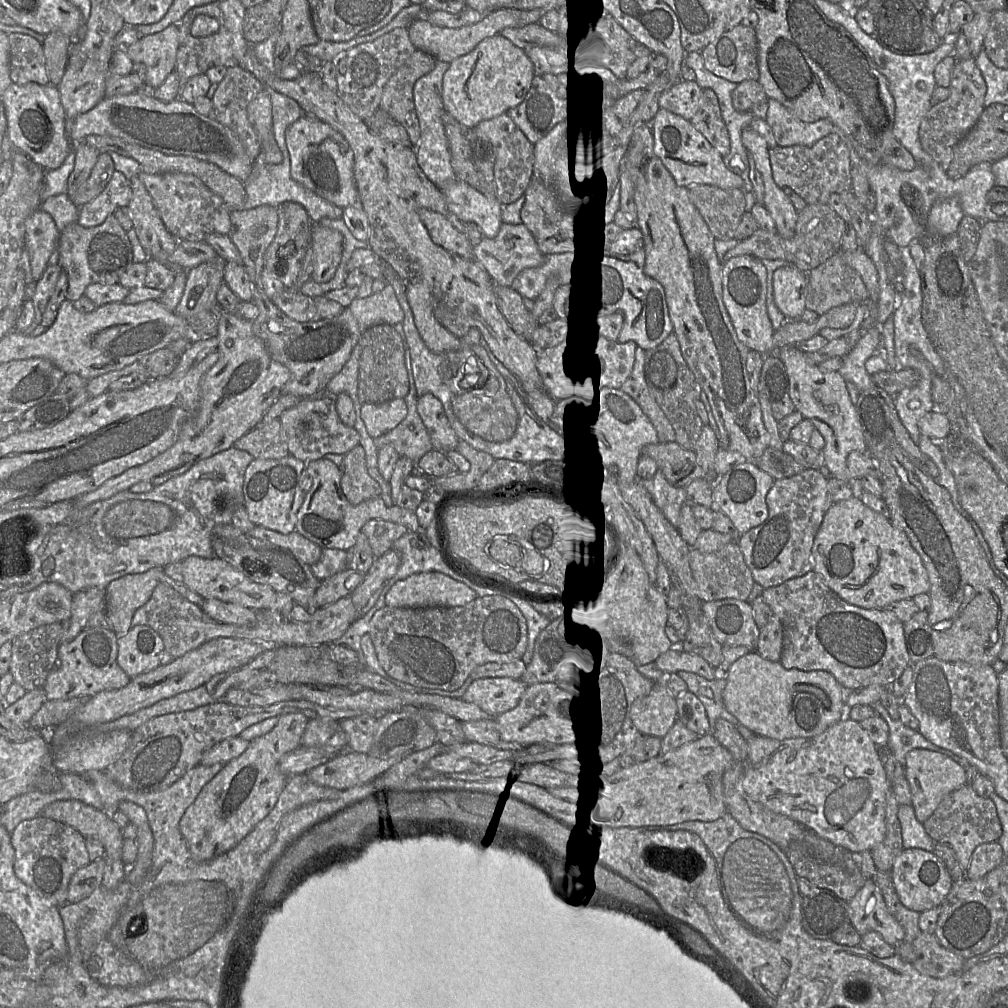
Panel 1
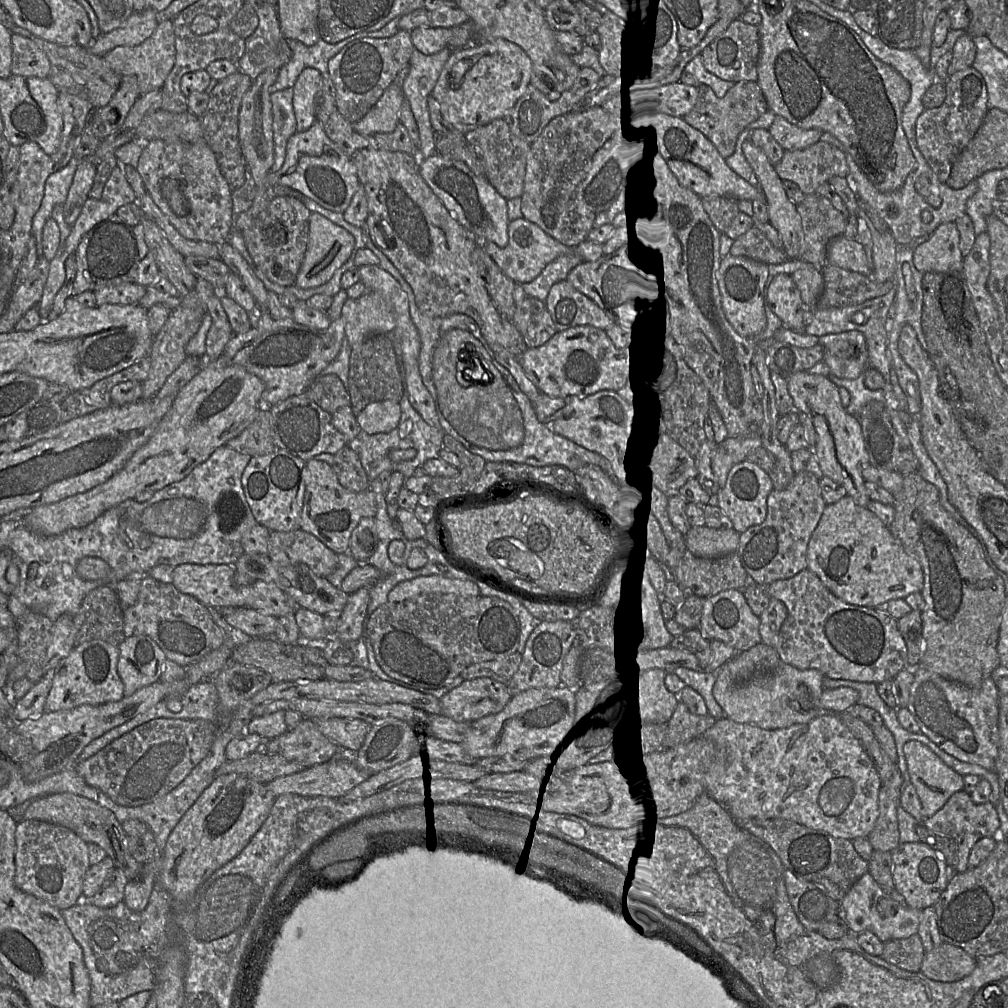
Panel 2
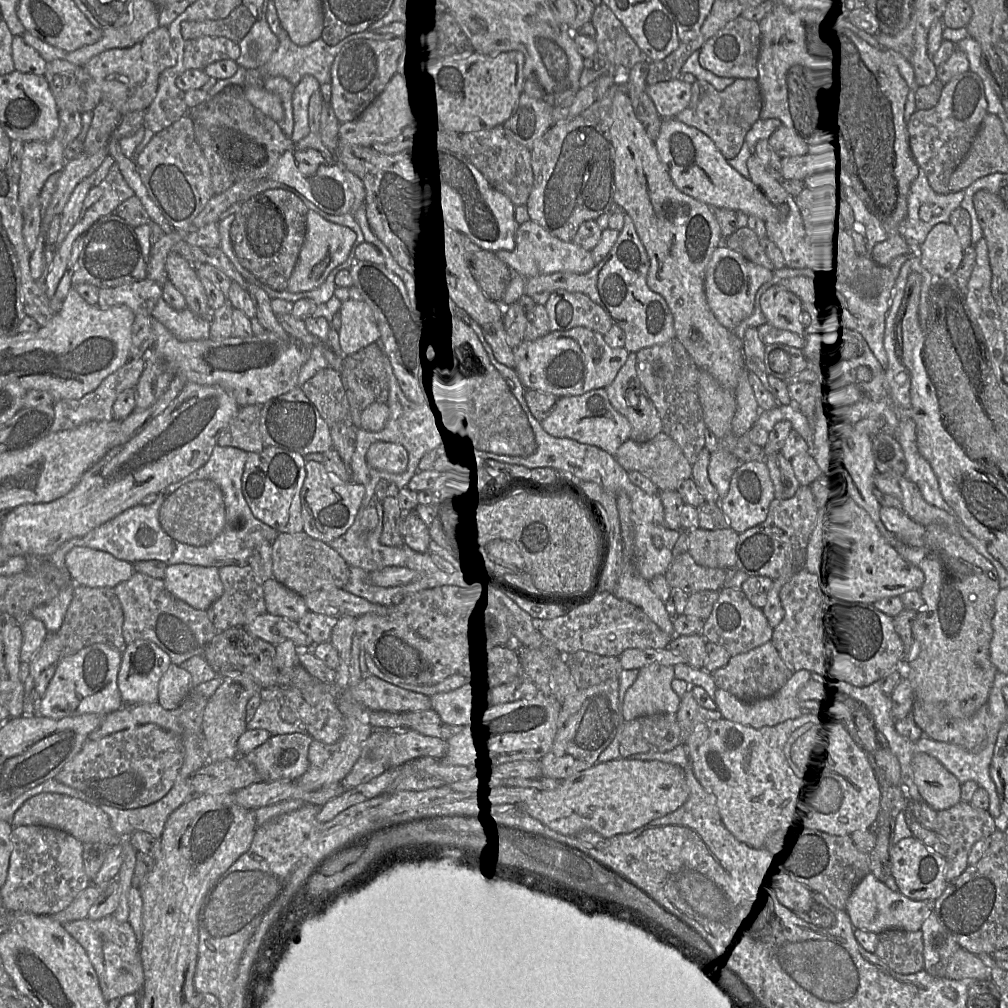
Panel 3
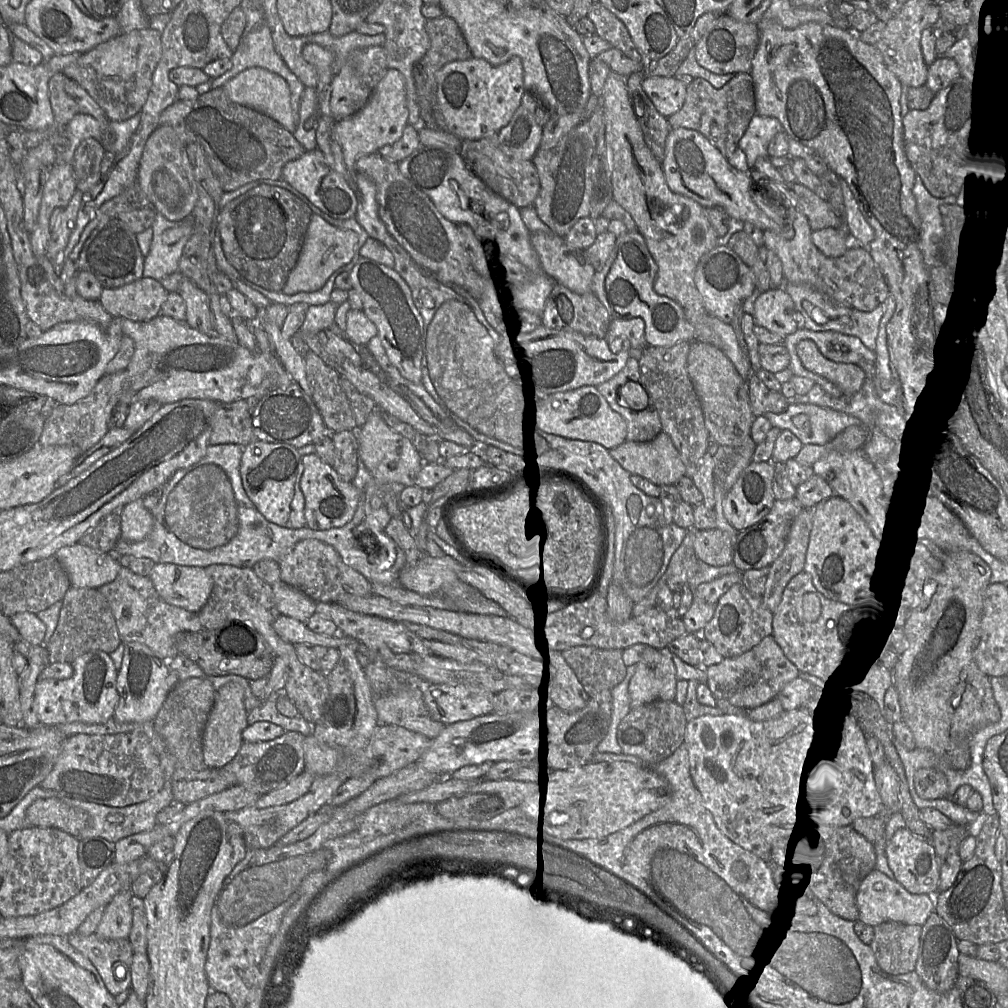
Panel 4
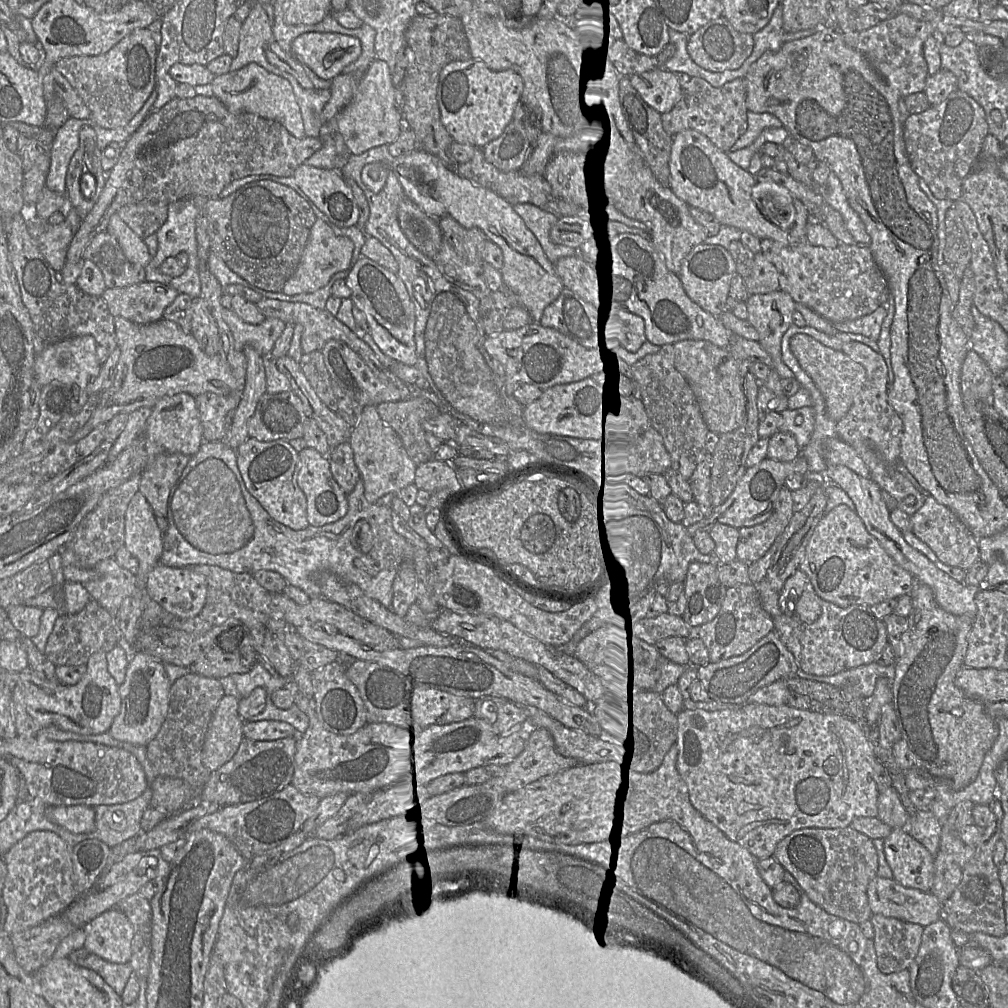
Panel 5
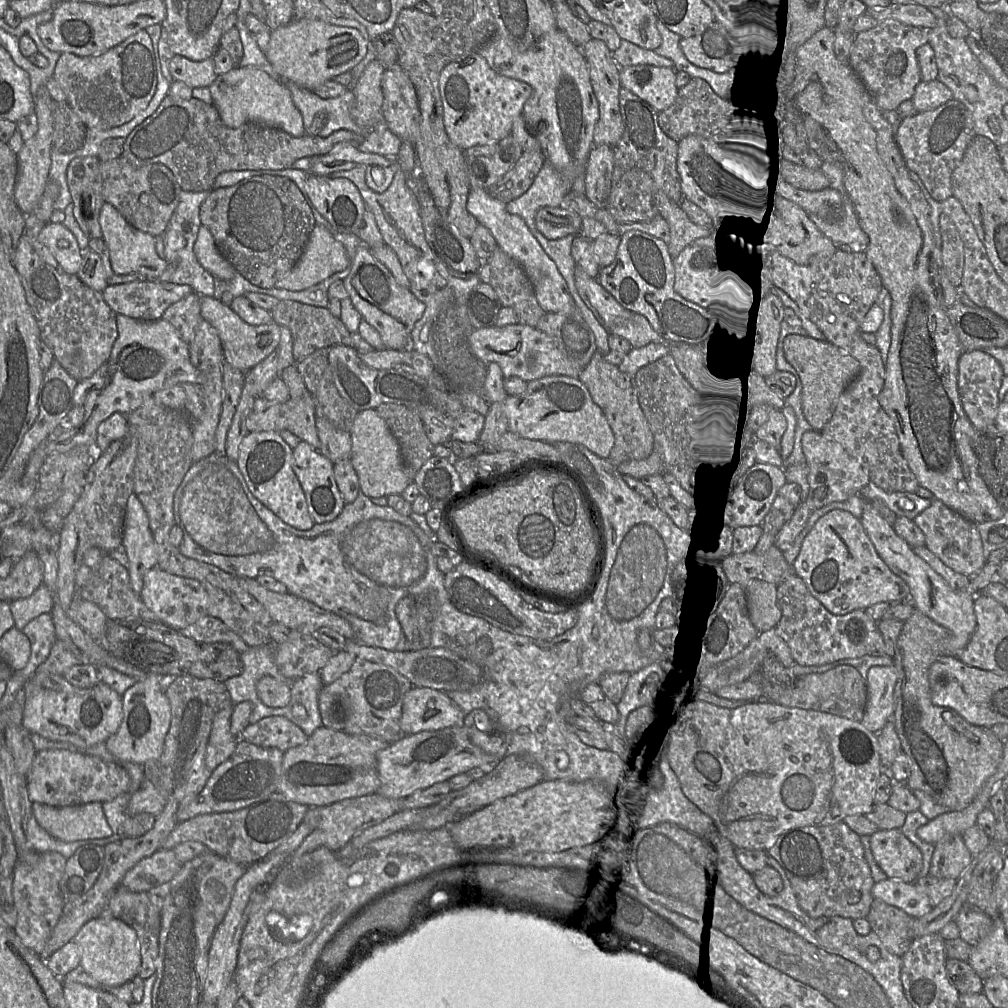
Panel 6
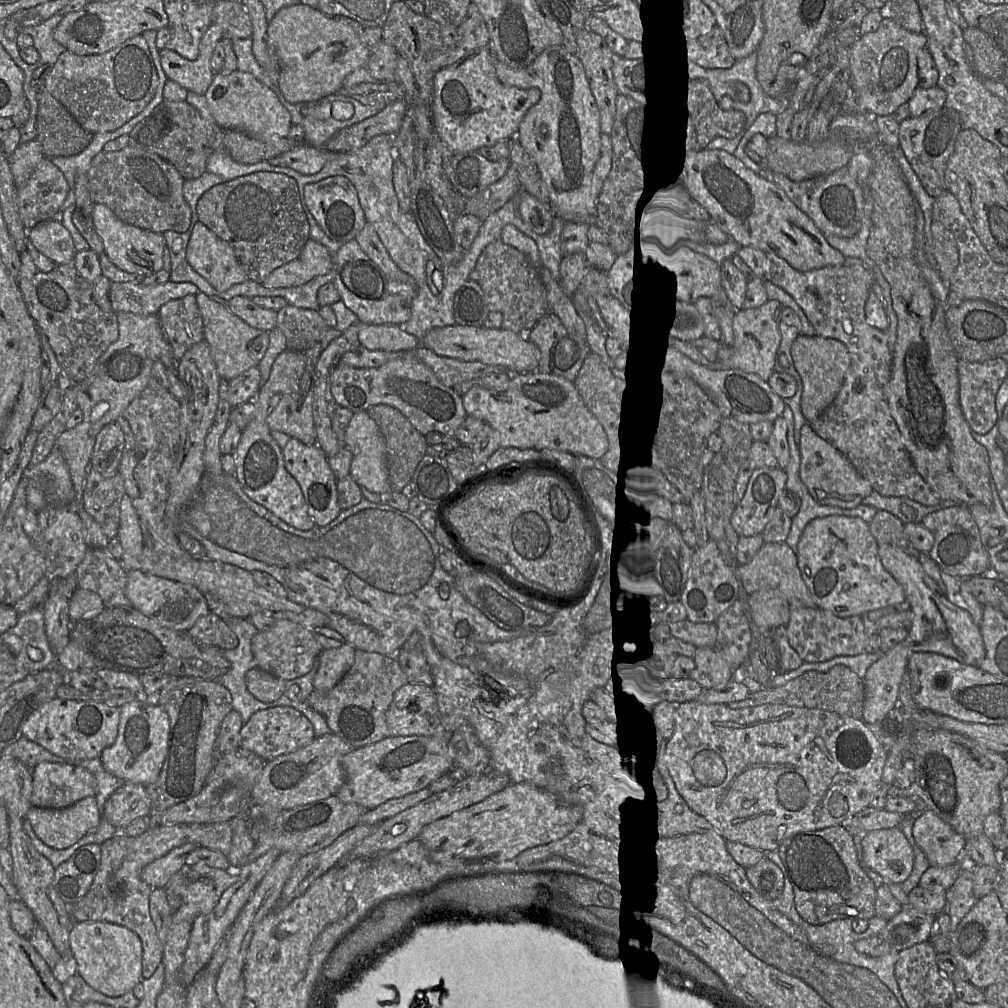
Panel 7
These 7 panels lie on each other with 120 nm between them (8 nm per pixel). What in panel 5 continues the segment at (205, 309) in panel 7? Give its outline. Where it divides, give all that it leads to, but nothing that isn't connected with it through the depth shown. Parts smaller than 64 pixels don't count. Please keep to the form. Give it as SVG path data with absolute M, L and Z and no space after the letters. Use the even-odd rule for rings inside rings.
M228 308L223 309L222 317L233 335L237 350L243 351L246 346L251 346L263 357L270 357L275 342L286 327L286 323L277 318L266 318L260 324L250 324Z

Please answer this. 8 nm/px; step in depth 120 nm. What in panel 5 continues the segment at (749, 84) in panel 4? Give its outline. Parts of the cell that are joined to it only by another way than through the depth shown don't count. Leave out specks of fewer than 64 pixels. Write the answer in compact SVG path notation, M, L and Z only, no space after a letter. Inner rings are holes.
M691 77L690 81L682 86L679 101L667 113L661 114L664 130L671 136L683 130L696 130L705 135L720 150L728 153L736 141L747 131L748 108L746 105L747 84L744 78L737 78L725 83L722 87L713 87L709 82L699 77Z

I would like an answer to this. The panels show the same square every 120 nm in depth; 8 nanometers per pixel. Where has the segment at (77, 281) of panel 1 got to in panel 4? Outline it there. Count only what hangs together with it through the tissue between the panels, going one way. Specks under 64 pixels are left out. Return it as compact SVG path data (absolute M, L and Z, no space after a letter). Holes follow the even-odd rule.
M117 217L92 231L80 252L78 271L91 272L103 288L119 288L143 278L144 263L145 256L137 241L137 234Z

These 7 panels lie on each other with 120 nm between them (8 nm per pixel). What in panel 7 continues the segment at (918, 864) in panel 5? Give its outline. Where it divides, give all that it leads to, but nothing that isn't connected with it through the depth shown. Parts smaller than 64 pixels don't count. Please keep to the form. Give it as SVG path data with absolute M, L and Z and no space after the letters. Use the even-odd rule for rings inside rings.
M898 826L867 832L861 846L864 863L881 875L885 883L901 884L910 876L914 865L914 851Z

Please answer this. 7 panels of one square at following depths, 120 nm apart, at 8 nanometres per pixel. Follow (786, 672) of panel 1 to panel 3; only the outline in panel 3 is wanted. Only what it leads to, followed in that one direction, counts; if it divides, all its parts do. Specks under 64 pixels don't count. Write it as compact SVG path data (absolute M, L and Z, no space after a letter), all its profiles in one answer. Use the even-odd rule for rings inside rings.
M805 669L793 672L785 685L770 697L754 701L743 701L730 692L717 688L714 701L722 717L733 722L741 723L755 728L774 726L788 719L801 716L805 710L799 705L797 694L800 688L811 679L811 672Z

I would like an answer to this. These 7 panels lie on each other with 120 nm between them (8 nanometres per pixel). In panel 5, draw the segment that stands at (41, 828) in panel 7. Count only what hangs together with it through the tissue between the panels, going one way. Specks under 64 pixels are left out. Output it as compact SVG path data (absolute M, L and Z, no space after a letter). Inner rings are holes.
M87 805L47 807L45 816L71 833L91 833L95 829L95 810Z

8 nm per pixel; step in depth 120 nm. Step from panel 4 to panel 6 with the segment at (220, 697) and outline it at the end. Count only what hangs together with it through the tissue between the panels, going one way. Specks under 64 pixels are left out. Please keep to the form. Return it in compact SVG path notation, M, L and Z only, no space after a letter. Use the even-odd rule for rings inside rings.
M234 705L221 709L213 719L205 754L205 764L212 771L234 753L238 744L239 739L230 731L230 718Z

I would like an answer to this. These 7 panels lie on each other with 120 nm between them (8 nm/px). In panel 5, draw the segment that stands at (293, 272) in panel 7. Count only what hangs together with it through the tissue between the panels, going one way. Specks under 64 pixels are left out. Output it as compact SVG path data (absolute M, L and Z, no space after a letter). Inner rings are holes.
M317 218L310 229L301 260L295 272L285 282L281 292L286 295L297 295L314 292L324 287L335 273L348 268L353 249L354 244L350 238L337 236L324 220Z

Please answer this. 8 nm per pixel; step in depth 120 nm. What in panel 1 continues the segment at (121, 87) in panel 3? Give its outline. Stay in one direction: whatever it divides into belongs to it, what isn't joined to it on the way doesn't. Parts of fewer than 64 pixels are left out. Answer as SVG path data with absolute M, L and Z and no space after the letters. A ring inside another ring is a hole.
M177 23L160 32L142 36L137 42L123 48L134 63L139 62L146 66L145 88L152 90L175 71L179 45Z

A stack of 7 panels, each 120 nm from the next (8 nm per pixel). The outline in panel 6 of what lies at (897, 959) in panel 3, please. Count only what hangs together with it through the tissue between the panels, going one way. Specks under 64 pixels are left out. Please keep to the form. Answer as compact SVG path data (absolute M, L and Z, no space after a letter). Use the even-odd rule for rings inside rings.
M874 899L866 919L889 952L902 957L909 950L914 918L903 910Z

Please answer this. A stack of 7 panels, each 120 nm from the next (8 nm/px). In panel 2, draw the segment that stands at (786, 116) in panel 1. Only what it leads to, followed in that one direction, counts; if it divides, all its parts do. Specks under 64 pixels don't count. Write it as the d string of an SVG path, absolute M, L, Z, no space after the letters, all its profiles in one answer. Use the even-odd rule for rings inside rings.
M776 115L769 128L771 135L785 151L797 151L810 147L821 140L820 129L802 129Z

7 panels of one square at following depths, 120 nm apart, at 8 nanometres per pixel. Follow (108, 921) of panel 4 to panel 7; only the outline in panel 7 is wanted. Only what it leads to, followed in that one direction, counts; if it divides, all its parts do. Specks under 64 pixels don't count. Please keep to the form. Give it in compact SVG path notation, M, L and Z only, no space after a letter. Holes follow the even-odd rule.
M74 922L70 930L70 948L77 962L77 973L92 988L107 996L121 996L143 979L142 942L127 927L109 922Z

